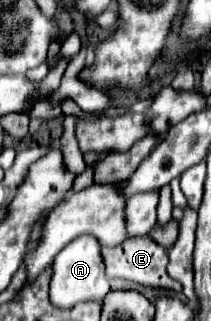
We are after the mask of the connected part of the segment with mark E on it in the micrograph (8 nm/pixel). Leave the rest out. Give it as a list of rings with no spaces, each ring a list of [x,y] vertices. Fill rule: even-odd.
[[[144,235],[144,237],[128,237],[118,247],[104,247],[102,257],[104,257],[104,265],[106,265],[106,275],[110,279],[126,279],[126,281],[134,281],[134,283],[140,283],[140,285],[182,291],[182,285],[176,279],[172,279],[168,275],[168,271],[166,271],[168,257],[166,257],[164,249],[148,235]]]

